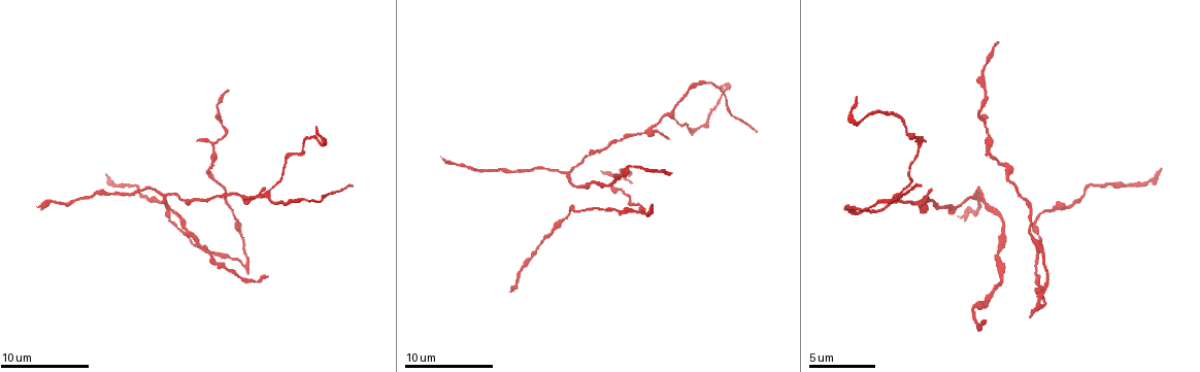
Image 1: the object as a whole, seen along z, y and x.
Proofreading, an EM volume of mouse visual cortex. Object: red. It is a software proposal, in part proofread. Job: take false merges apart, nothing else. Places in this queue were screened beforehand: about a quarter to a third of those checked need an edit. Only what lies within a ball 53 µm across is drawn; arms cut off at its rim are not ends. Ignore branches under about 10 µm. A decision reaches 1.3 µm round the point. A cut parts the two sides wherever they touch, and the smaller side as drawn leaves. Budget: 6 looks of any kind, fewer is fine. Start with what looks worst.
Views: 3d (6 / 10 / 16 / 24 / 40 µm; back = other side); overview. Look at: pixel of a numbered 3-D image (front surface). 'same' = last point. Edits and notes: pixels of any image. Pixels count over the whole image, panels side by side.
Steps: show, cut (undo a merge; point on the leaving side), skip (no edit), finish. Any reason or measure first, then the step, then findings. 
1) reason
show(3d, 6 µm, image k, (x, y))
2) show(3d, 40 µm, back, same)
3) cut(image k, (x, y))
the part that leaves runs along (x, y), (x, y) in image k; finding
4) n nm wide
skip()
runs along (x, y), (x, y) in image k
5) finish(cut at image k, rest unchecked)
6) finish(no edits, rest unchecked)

branch point
show(3d, 6 µm, image 1, (267, 193))

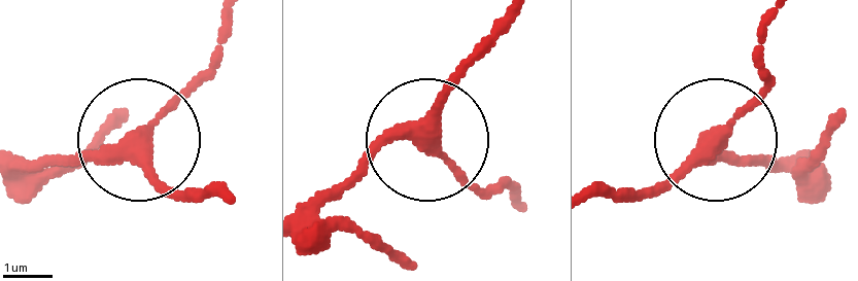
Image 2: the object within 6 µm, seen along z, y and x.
side arm 15 µm
skip()
one cell here

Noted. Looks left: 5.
small branch off a trunk
show(3d, 6 µm, image 1, (570, 171))

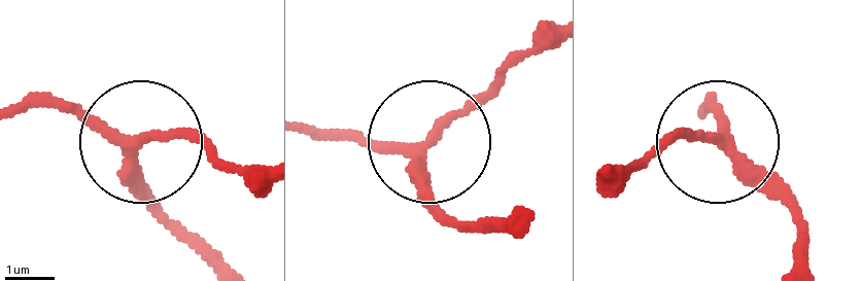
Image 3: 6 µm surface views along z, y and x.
side arm 16 µm
skip()
all the same cell

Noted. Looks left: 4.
a narrow waist
show(3d, 10 µm, image 1, (638, 134))

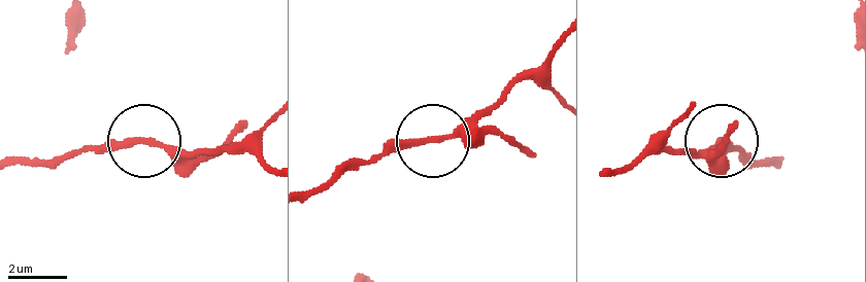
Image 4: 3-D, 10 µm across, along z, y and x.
skip()
continuous, no second cell

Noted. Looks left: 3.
finish(no edits, rest unchecked)

